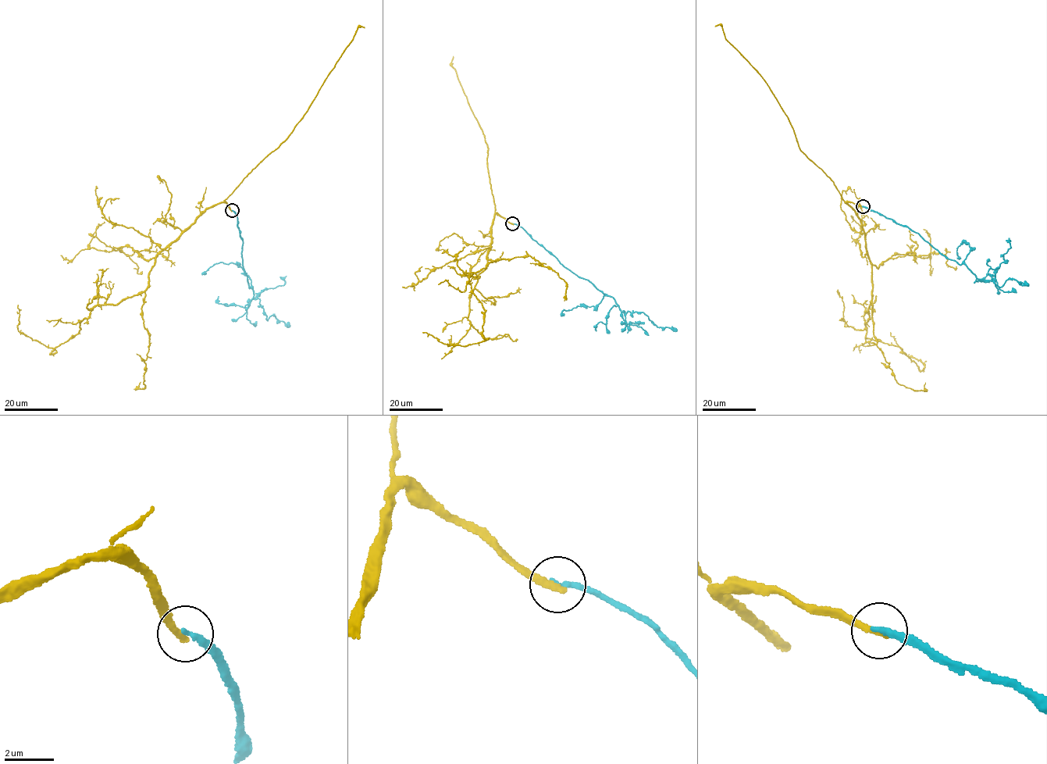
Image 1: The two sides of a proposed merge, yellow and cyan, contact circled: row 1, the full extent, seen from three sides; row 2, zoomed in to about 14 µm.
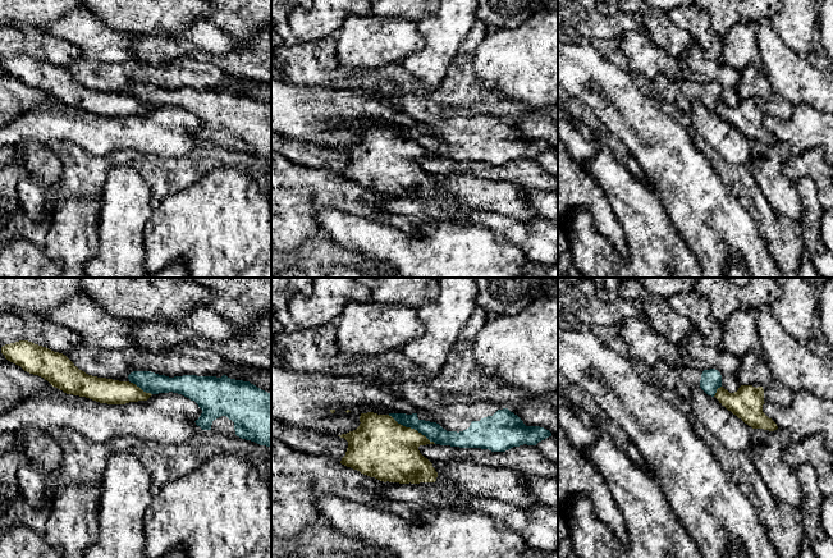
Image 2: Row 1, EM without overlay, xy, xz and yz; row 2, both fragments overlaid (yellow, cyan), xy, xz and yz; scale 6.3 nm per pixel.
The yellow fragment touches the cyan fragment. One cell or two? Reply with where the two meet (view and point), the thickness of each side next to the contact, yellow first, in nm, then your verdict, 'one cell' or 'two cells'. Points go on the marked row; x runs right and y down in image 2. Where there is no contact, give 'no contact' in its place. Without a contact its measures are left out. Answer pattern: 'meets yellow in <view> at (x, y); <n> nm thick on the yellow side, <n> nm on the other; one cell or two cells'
meets yellow in xz at (412, 429); 380 nm thick on the yellow side, 110 nm on the other; two cells

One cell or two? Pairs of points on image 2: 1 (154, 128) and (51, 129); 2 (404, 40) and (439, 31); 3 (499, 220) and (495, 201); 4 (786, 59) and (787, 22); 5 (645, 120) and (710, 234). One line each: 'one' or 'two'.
1: one
2: two
3: two
4: two
5: one

